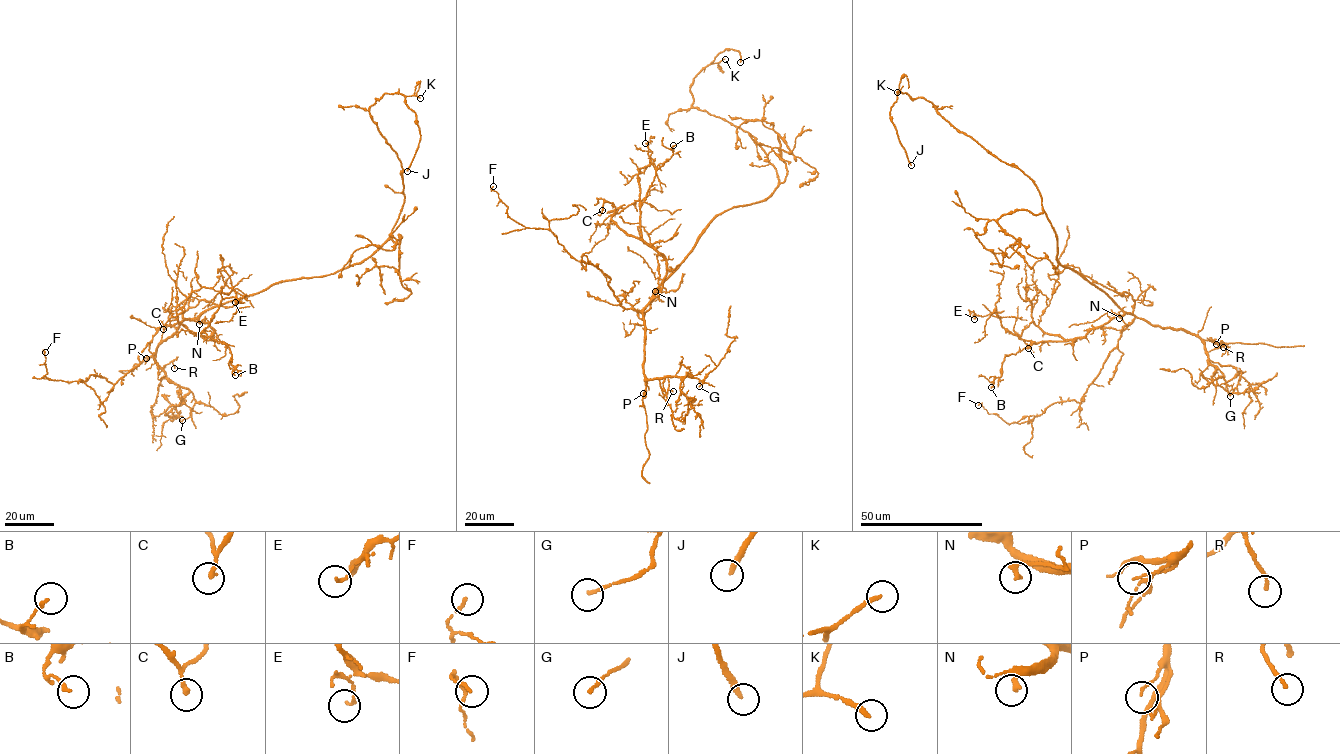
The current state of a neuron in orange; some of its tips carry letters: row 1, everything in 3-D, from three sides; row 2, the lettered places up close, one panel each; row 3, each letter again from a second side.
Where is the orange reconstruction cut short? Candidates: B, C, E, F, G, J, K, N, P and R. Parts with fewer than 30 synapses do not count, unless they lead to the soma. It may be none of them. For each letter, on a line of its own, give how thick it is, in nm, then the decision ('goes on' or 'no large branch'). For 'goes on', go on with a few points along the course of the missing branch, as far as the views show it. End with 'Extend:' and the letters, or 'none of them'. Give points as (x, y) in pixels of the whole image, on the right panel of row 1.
B: 170 nm thick; no large branch
C: 200 nm thick; goes on; missing branch runs (1028, 348), (1028, 355), (1009, 357), (1000, 372), (983, 388), (979, 384)
E: 120 nm thick; no large branch
F: 150 nm thick; no large branch
G: 170 nm thick; no large branch
J: 240 nm thick; goes on; missing branch runs (911, 165), (945, 238), (967, 250), (989, 238), (1006, 235), (1015, 244), (1019, 240)
K: 200 nm thick; goes on; missing branch runs (897, 92), (895, 100), (912, 134)
N: 240 nm thick; no large branch
P: 90 nm thick; no large branch
R: 150 nm thick; no large branch
Extend: C, J, K

